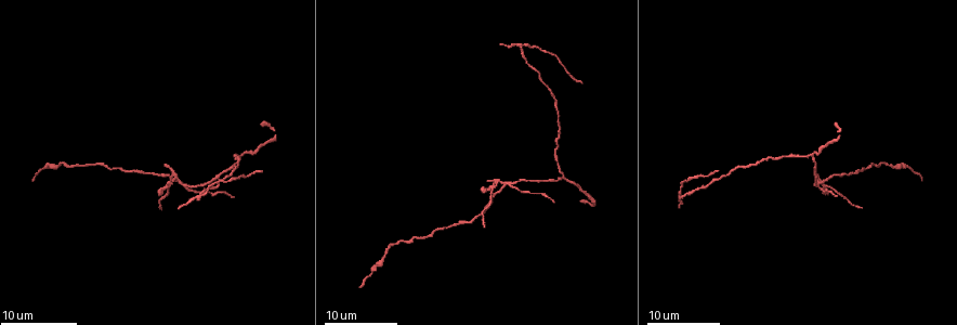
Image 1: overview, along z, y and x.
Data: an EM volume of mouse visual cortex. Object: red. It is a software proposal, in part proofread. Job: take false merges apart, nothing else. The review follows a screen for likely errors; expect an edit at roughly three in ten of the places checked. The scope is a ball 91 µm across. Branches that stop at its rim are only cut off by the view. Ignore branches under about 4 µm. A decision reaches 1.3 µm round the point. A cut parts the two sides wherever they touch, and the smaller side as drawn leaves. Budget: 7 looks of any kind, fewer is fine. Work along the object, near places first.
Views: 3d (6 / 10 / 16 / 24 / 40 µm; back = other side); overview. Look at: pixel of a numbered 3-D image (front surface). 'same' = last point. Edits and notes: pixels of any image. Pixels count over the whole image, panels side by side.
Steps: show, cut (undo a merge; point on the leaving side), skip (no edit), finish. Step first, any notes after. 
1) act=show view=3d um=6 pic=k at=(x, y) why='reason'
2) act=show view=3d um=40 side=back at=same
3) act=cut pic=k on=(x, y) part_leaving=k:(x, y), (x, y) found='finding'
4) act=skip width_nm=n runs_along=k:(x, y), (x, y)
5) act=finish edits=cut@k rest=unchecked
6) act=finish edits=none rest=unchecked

act=show view=3d um=16 pic=1 at=(409, 243)

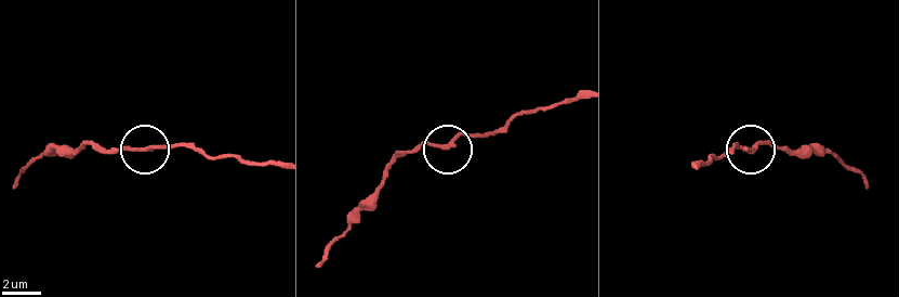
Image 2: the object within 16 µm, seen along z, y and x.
act=show view=3d um=6 pic=2 at=(441, 145) why='zoom in'

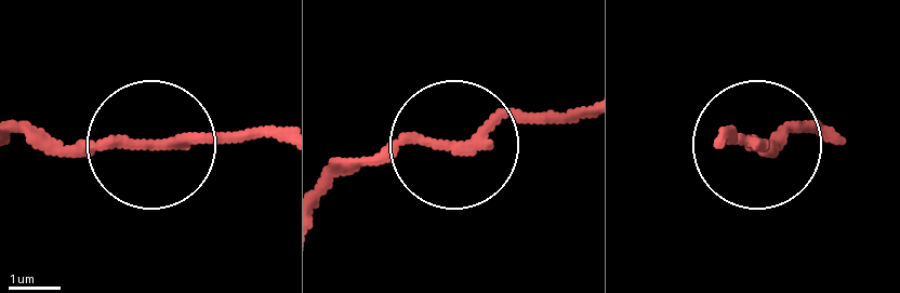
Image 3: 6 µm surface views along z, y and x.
act=skip runs_along=3:(718, 138), (757, 151), (779, 143) found='one neuron here'

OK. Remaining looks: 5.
act=show view=3d um=16 pic=1 at=(520, 45)

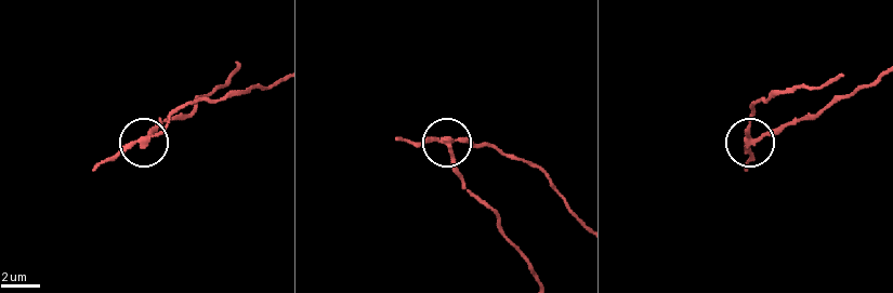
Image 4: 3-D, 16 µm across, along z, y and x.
act=show view=3d um=6 pic=4 at=(748, 136) why='closer look'

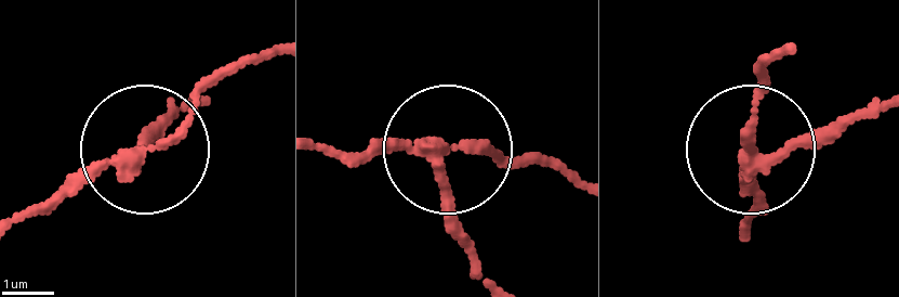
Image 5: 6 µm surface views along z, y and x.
act=cut pic=5 on=(189, 116) part_leaving=5:(127, 158), (173, 132), (199, 93), (277, 55) found='two neurons meet here'

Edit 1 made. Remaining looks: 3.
act=show view=3d um=24 pic=1 at=(502, 181) why='three-way junction'

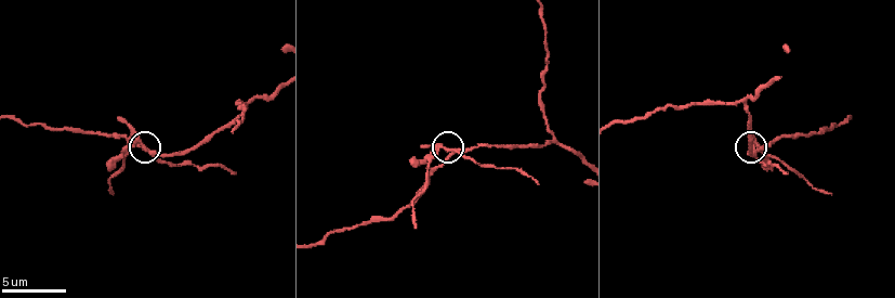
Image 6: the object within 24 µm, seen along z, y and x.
act=show view=3d um=6 pic=6 at=(446, 153) why='closer look'

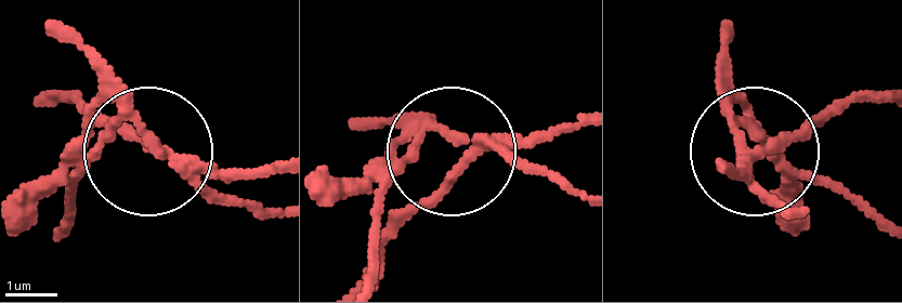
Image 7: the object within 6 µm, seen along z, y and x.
act=cut pic=7 on=(248, 202) width_nm=190 part_leaving=7:(175, 162), (119, 124), (80, 162), (68, 214) found='two neurons meet here'

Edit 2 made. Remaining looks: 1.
act=finish edits=cut@5,cut@7 rest=unchecked

